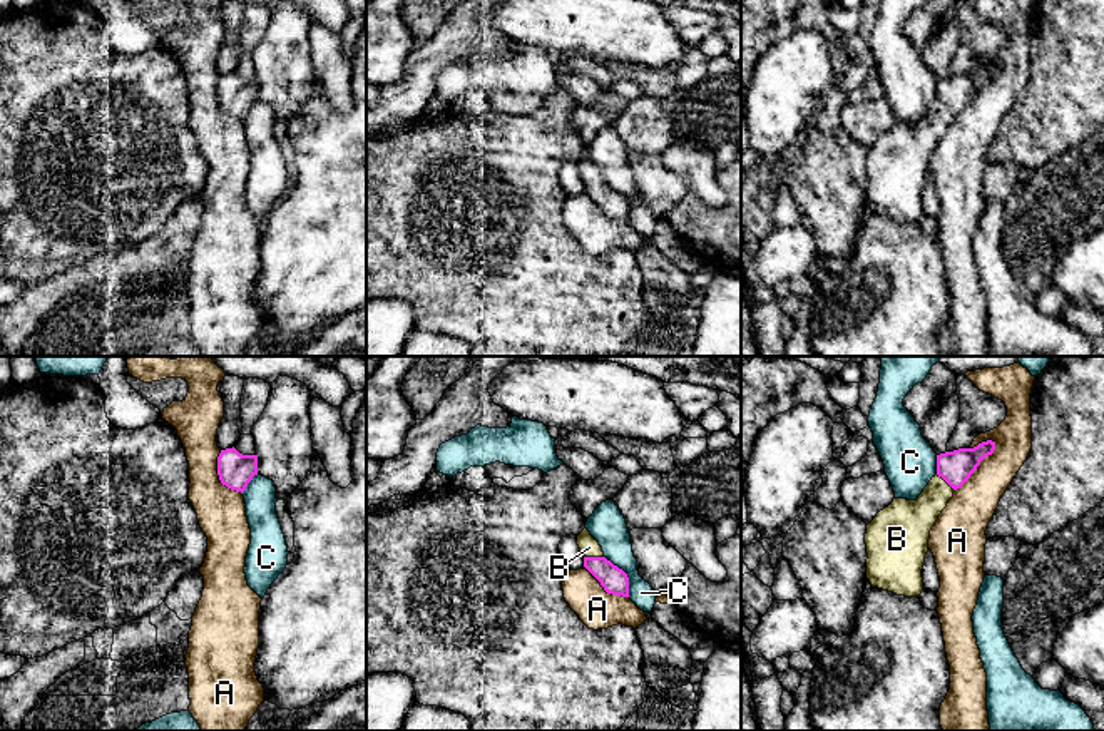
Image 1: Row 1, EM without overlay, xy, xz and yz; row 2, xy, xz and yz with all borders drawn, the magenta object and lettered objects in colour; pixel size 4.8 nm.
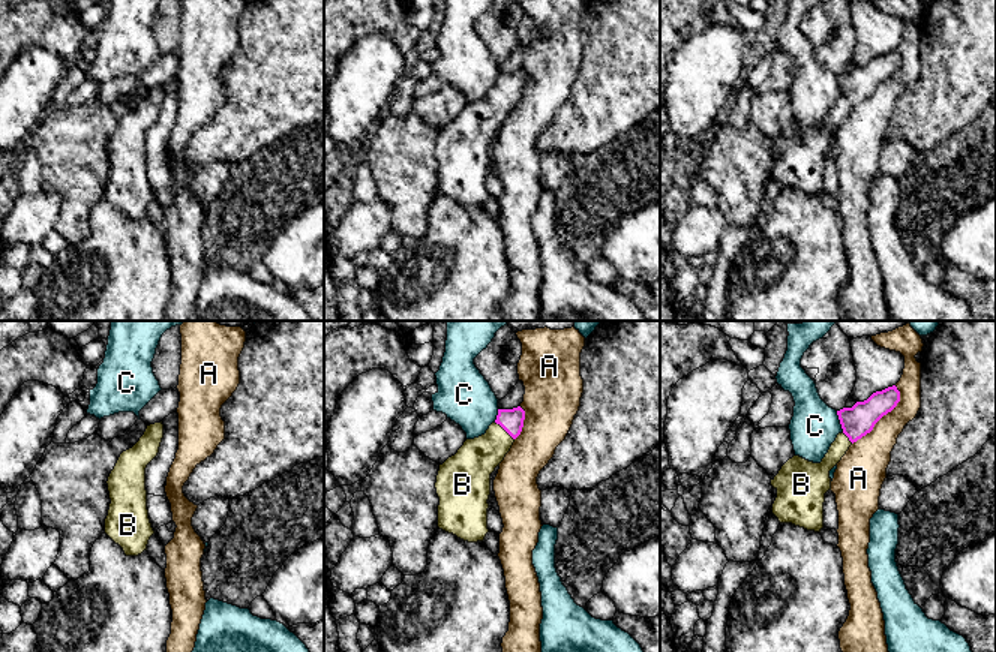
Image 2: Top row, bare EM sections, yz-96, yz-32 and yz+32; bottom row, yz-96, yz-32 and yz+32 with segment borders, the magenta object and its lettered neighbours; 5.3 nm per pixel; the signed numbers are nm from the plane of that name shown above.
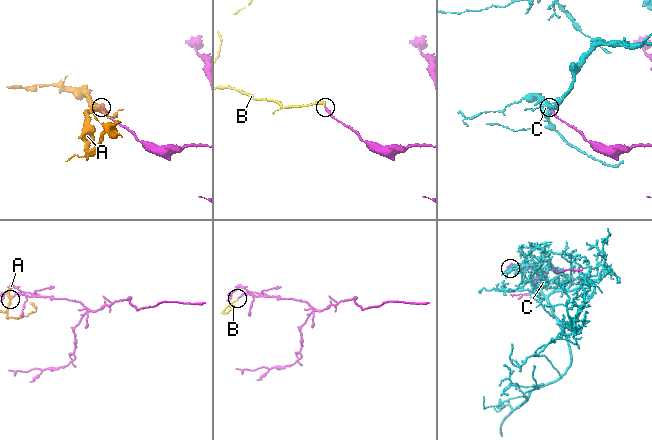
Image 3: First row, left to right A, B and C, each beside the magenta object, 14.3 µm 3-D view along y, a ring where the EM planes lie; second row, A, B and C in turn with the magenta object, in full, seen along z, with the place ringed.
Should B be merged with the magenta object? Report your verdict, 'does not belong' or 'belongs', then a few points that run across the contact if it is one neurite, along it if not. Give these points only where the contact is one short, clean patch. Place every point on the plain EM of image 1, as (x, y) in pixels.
belongs; line xz (614, 206), (594, 183), (589, 173)

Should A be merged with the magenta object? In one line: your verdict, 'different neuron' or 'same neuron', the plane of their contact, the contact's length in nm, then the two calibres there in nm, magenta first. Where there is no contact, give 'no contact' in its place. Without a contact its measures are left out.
different neuron; contact in yz; length 320 nm; calibres 160 and 220 nm

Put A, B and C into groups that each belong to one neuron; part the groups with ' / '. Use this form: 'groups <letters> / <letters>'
groups A / B / C

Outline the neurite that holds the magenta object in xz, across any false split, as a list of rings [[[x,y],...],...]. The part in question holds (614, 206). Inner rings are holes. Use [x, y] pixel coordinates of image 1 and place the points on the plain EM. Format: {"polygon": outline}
{"polygon": [[[587,154],[577,161],[577,171],[584,181],[584,192],[601,207],[604,216],[629,222],[627,199],[604,182],[602,172]]]}

